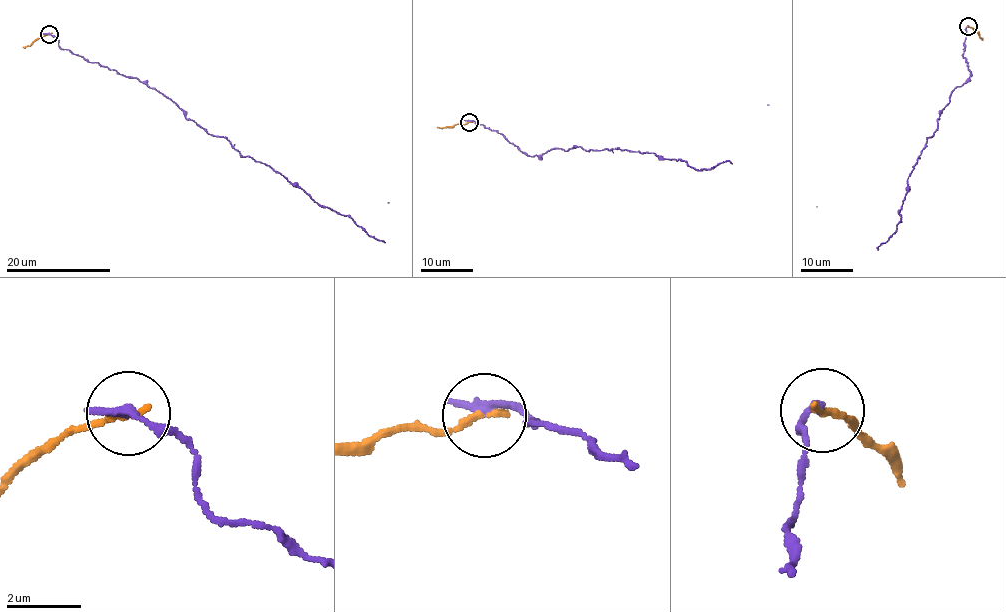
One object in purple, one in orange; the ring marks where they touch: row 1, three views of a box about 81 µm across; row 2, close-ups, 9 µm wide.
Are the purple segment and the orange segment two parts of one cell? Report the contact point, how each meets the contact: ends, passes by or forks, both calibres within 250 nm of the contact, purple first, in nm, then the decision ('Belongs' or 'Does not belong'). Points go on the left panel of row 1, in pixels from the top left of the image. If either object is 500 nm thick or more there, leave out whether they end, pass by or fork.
Place: (49, 34). At the ring purple ends. At the ring orange ends. Thickness 280 nm (purple) against 200 nm. Does not belong

